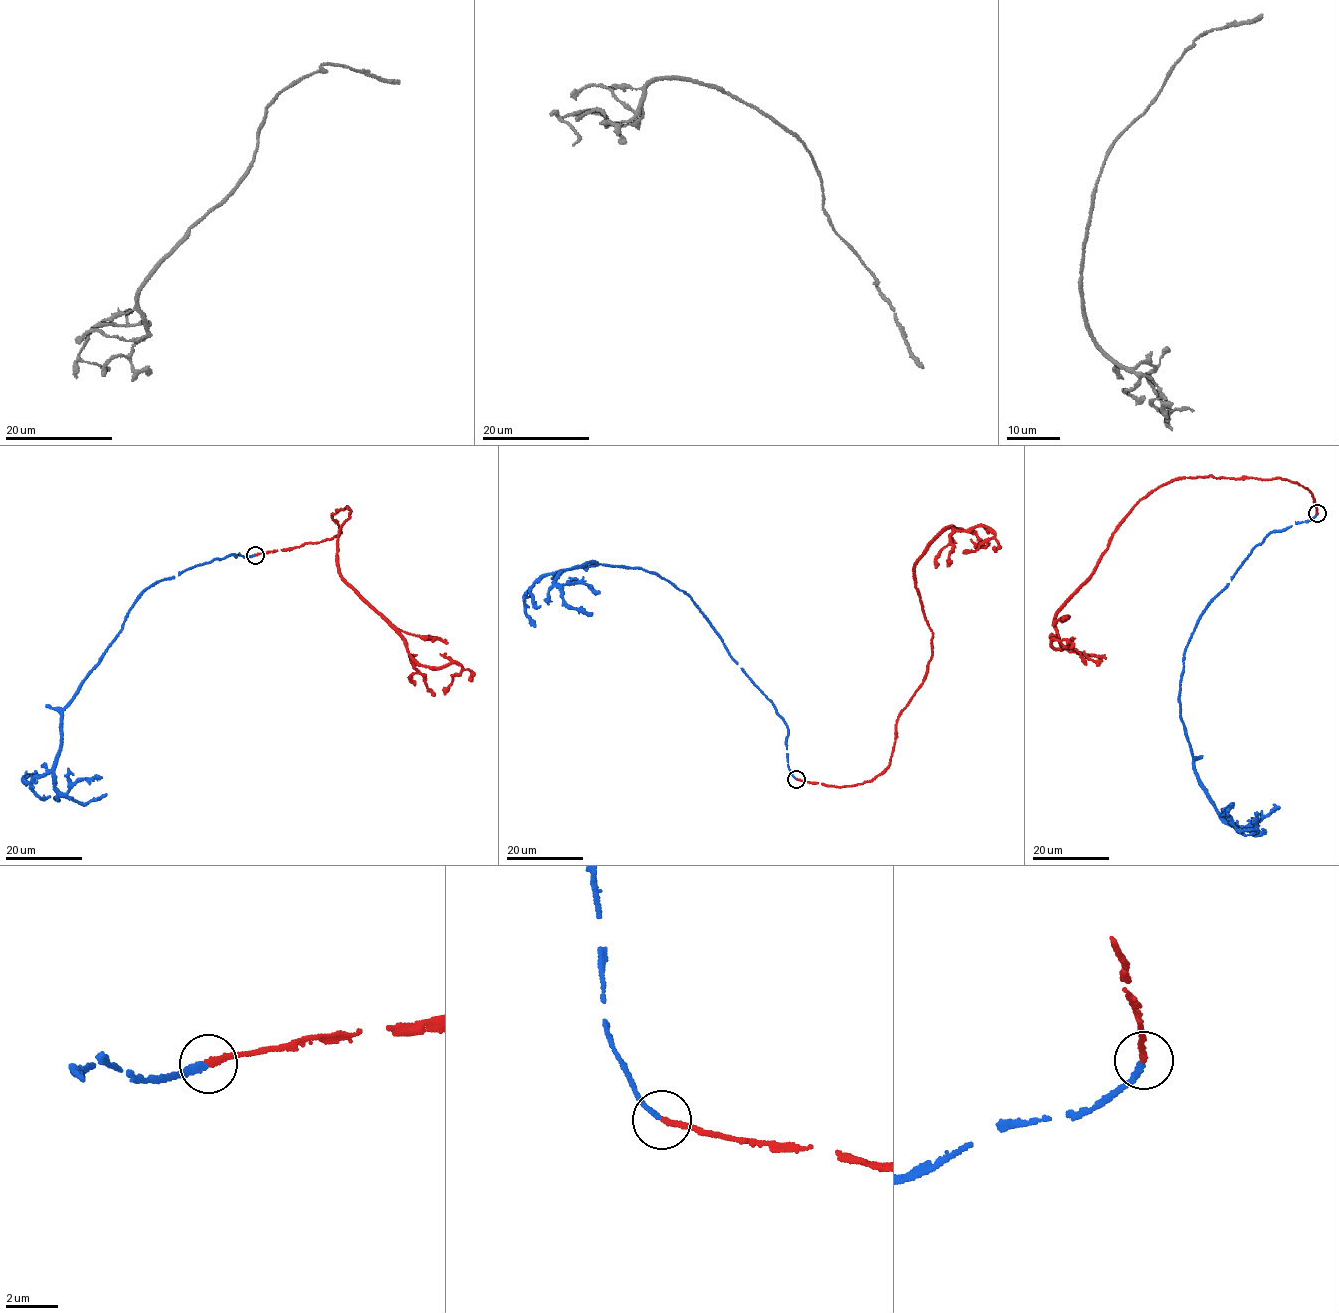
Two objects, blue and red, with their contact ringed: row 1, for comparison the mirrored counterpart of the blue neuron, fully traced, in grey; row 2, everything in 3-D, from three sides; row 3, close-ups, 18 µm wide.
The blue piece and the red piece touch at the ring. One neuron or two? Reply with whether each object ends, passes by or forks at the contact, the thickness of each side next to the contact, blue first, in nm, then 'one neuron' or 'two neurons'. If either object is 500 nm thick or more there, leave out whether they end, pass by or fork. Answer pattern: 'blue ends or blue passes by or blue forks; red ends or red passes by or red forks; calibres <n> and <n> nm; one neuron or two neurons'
blue ends; red ends; calibres 200 and 200 nm; one neuron

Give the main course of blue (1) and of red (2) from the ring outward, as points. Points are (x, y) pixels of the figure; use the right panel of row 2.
1: (1317, 514), (1252, 548), (1211, 599), (1184, 654), (1179, 705), (1199, 784), (1240, 830), (1256, 828), (1255, 812)
2: (1317, 514), (1307, 488), (1286, 479), (1177, 478), (1139, 499), (1054, 624), (1062, 648), (1050, 645), (1086, 664)

